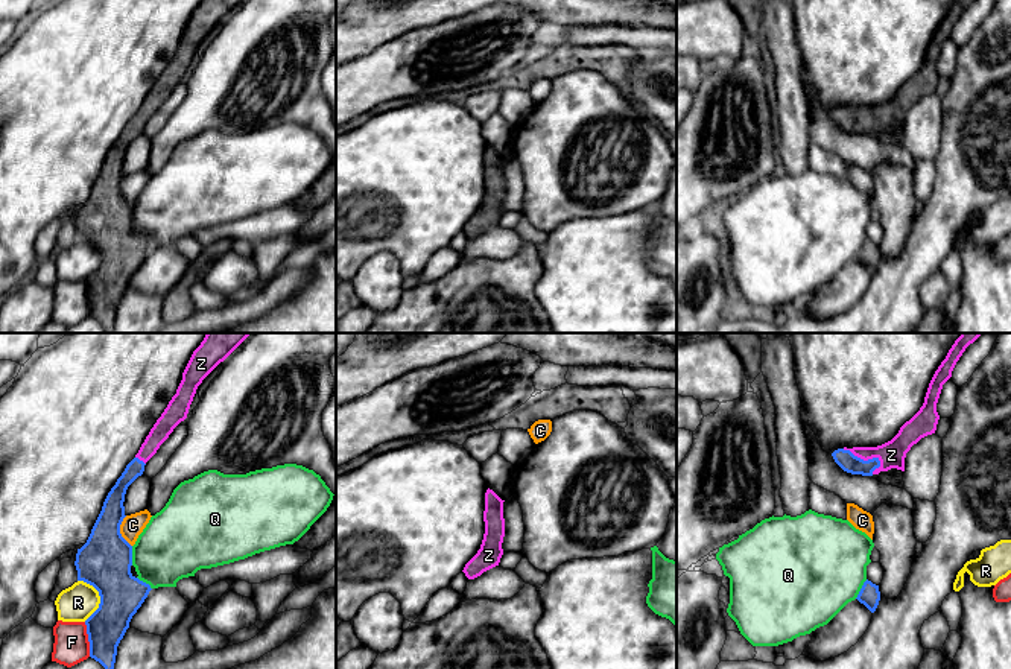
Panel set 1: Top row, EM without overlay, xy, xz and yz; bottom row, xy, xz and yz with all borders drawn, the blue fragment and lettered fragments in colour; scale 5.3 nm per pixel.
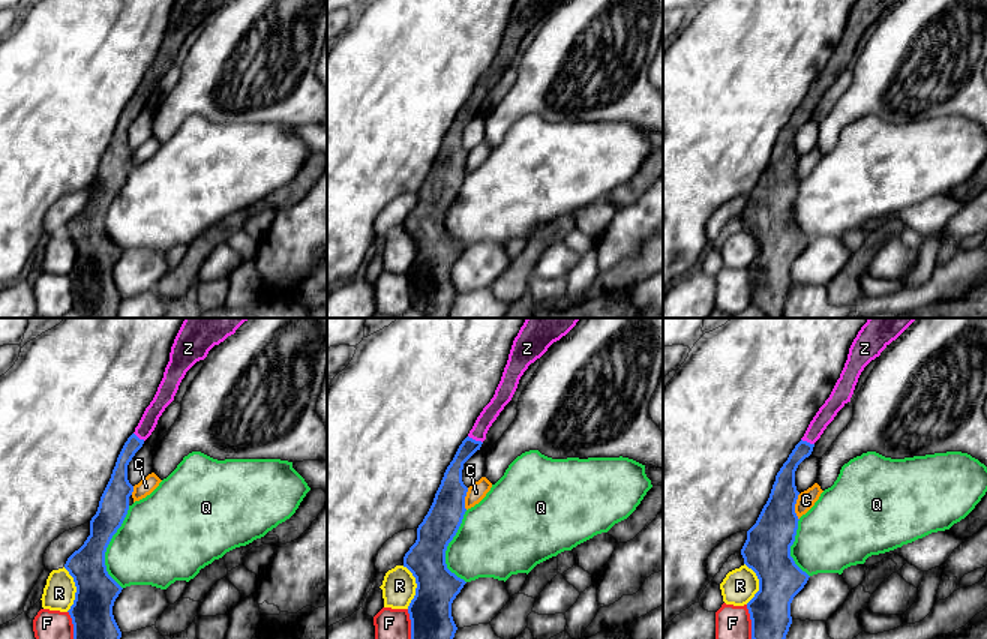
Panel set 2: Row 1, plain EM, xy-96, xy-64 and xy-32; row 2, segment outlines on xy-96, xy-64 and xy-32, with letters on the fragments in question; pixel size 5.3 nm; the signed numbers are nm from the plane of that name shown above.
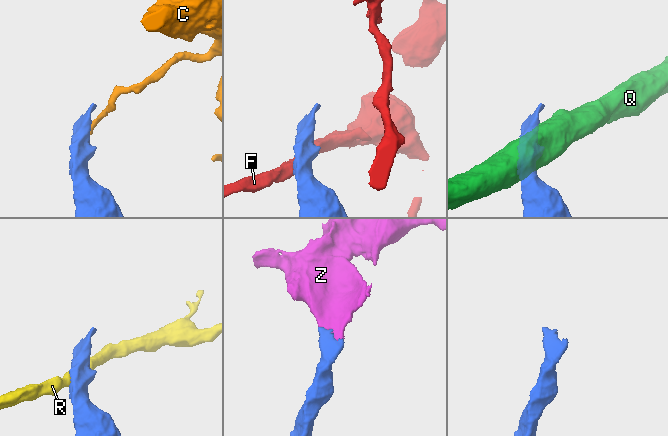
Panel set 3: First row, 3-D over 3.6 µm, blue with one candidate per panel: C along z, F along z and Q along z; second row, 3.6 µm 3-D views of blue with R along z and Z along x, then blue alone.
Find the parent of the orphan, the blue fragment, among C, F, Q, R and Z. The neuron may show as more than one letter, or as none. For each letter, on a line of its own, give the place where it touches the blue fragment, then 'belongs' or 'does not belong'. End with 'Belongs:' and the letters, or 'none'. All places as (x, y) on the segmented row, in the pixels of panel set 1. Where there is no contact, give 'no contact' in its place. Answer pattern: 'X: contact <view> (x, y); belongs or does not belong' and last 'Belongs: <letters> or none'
C: contact xy (119, 531); does not belong
F: contact xy (88, 639); does not belong
Q: contact xy (131, 555); does not belong
R: contact xy (99, 595); does not belong
Z: contact yz (862, 459); belongs
Belongs: Z

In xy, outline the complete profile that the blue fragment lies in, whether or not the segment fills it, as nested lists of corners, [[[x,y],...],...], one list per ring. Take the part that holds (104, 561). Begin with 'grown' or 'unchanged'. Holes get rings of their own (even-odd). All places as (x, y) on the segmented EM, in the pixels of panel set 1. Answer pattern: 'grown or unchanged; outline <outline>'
grown; outline [[[205,334],[182,373],[176,394],[108,493],[87,543],[78,549],[74,561],[78,581],[93,585],[100,596],[99,608],[85,620],[90,657],[105,669],[114,669],[117,646],[129,628],[132,616],[152,590],[149,584],[131,573],[132,546],[120,534],[120,525],[126,517],[123,506],[126,490],[143,474],[146,462],[173,429],[187,418],[202,380],[249,334]]]

